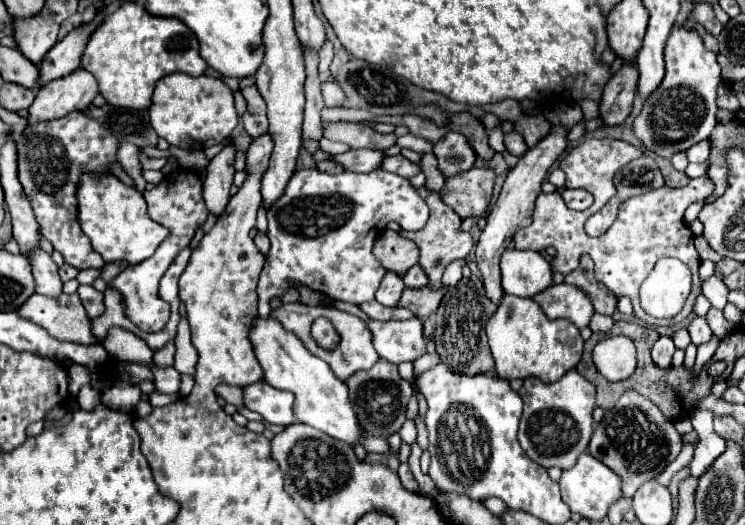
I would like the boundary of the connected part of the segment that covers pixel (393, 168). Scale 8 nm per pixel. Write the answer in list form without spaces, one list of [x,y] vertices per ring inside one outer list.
[[[401,154],[399,156],[387,156],[387,160],[383,160],[383,164],[379,168],[387,170],[387,172],[393,172],[393,174],[399,174],[403,178],[411,178],[411,176],[415,176],[419,172],[419,166],[411,164]]]

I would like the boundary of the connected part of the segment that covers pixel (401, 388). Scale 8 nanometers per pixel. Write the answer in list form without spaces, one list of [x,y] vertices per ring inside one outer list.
[[[379,358],[369,370],[355,372],[355,376],[347,378],[345,384],[349,388],[349,400],[351,400],[351,406],[355,408],[355,416],[365,436],[387,438],[399,432],[399,428],[405,422],[405,410],[413,390],[411,390],[411,382],[399,376],[395,364]]]

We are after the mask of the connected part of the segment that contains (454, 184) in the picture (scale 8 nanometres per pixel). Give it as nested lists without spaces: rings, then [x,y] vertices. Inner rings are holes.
[[[477,164],[467,172],[459,172],[459,176],[451,176],[445,180],[441,190],[441,200],[451,206],[461,220],[471,216],[481,216],[493,196],[495,172],[485,164]]]

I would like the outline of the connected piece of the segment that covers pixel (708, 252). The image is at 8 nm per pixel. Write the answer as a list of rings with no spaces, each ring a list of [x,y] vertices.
[[[703,236],[695,238],[695,248],[697,248],[701,260],[713,260],[713,262],[719,262],[721,260],[721,256],[707,244],[707,240],[703,240]]]

